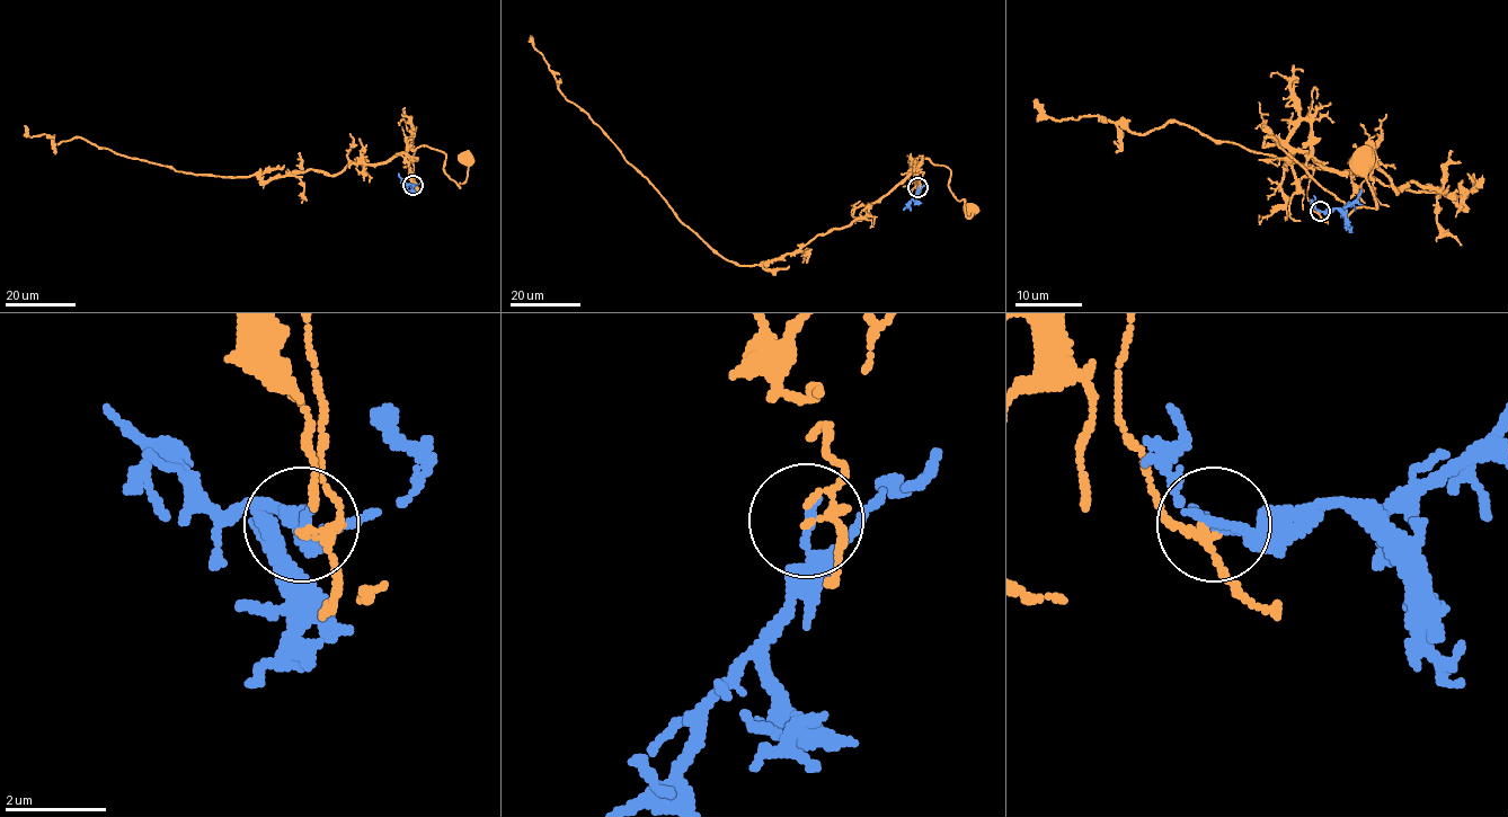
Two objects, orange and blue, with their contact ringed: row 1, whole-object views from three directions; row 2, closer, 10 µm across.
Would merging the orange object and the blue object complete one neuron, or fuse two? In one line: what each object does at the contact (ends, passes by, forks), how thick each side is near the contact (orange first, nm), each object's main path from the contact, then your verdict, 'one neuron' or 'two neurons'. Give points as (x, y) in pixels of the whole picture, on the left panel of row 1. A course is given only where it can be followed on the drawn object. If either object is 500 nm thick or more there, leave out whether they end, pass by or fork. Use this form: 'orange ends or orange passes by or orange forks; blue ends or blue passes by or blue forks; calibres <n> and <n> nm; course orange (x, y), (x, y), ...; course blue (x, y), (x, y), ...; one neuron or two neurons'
orange forks; blue passes by; calibres 110 and 170 nm; course orange (413, 185), (413, 136), (411, 149), (427, 145), (445, 154), (444, 171), (460, 187), (468, 170), (464, 158); course blue (413, 185), (407, 184), (399, 172); two neurons

